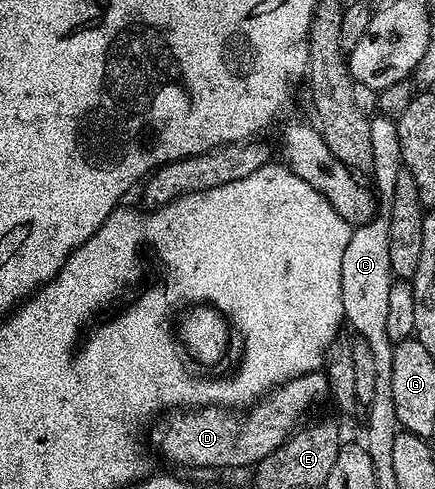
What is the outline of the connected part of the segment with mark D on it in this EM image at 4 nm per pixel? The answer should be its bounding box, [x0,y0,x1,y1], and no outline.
[153,370,329,467]

